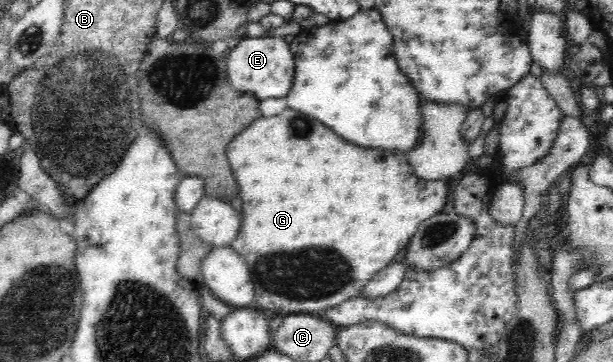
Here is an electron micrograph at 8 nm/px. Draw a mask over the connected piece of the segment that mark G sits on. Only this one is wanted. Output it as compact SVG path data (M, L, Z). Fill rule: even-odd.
M286 108L284 113L278 117L272 116L268 119L256 119L248 129L244 129L228 147L228 159L232 165L232 171L240 183L242 189L242 201L244 201L244 215L242 215L242 229L239 228L238 238L231 244L233 249L246 260L249 268L249 278L253 283L254 301L256 305L268 311L274 311L274 315L286 317L290 314L306 314L310 311L328 310L334 306L340 305L347 299L354 298L364 289L365 283L372 278L372 275L384 269L394 255L400 250L404 250L410 237L414 235L414 230L422 221L429 219L432 215L441 213L448 202L448 193L450 192L448 180L440 182L424 182L416 176L412 167L408 163L406 153L396 153L394 151L374 151L366 147L350 147L350 143L342 143L330 127L322 127L323 123L318 119L304 115L300 111Z

